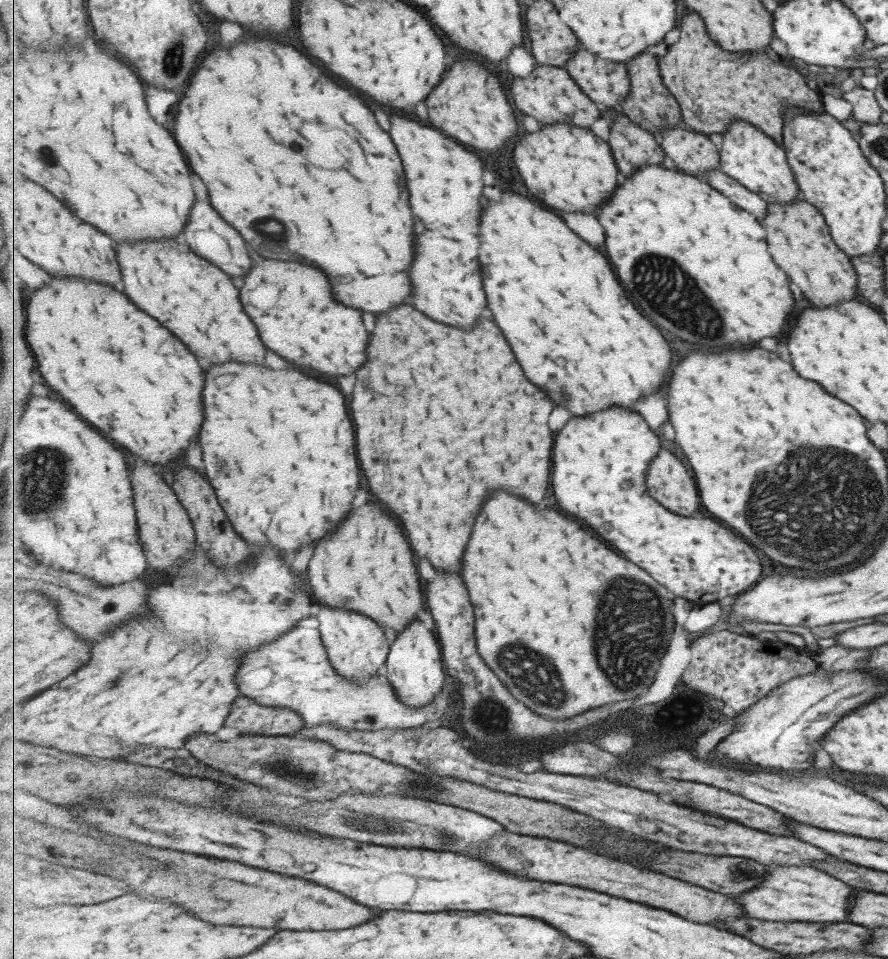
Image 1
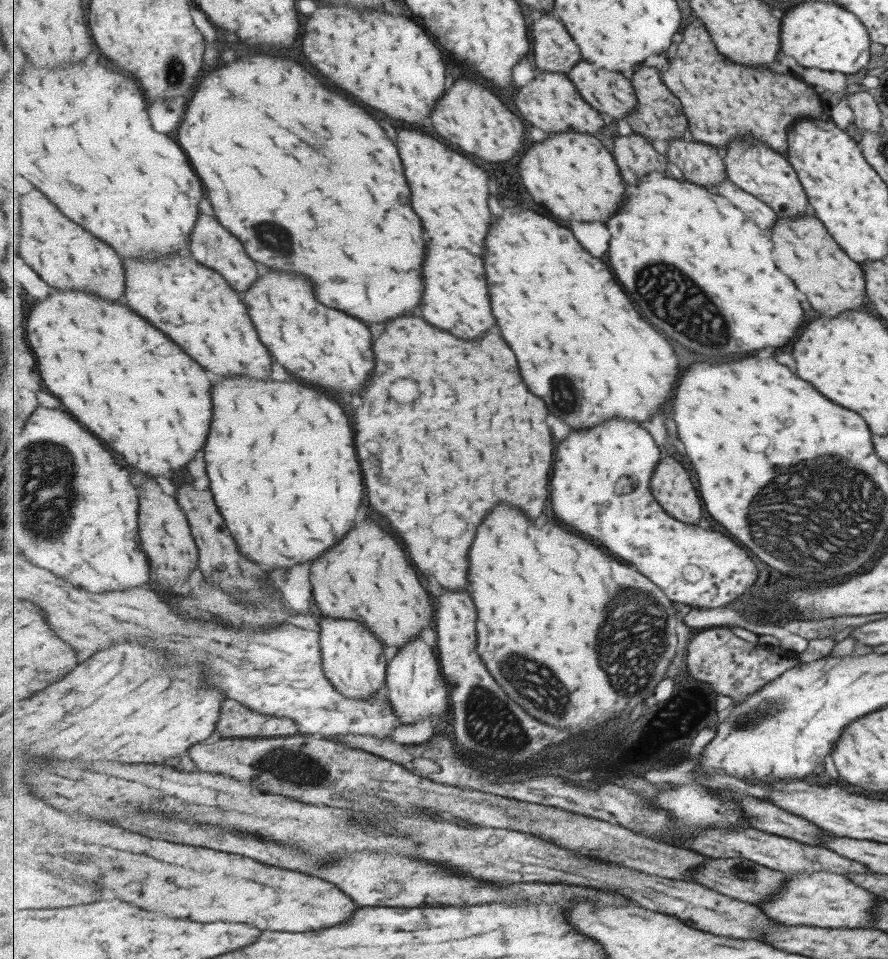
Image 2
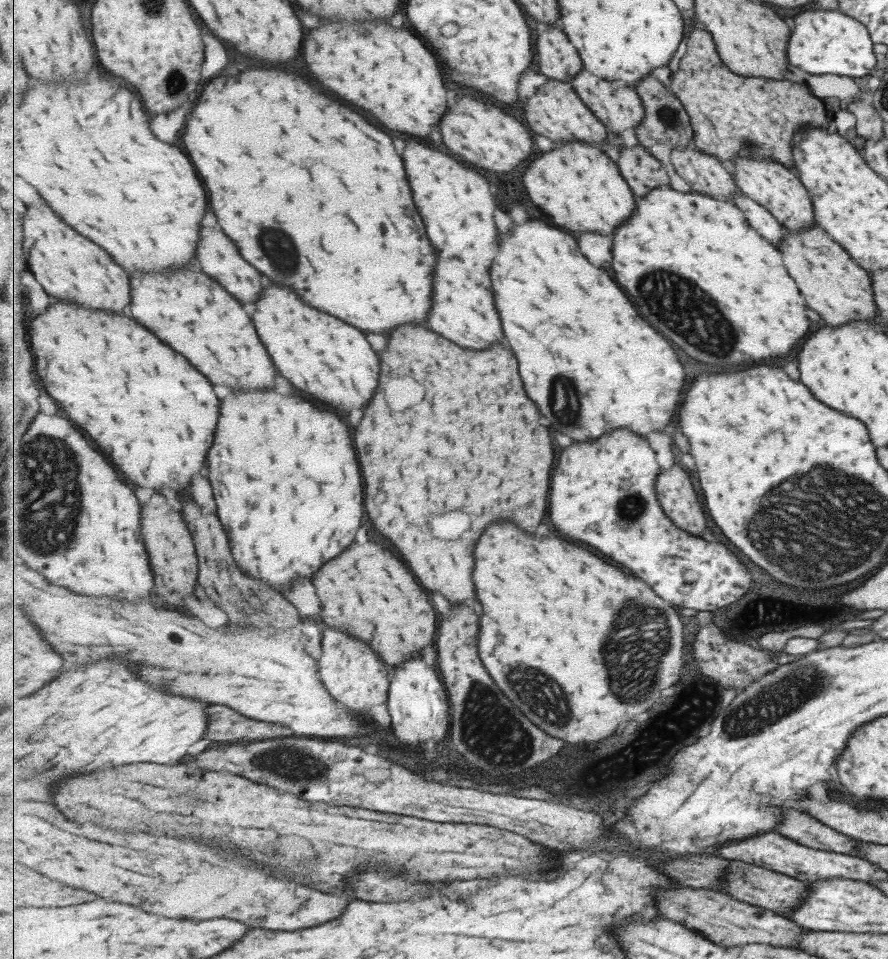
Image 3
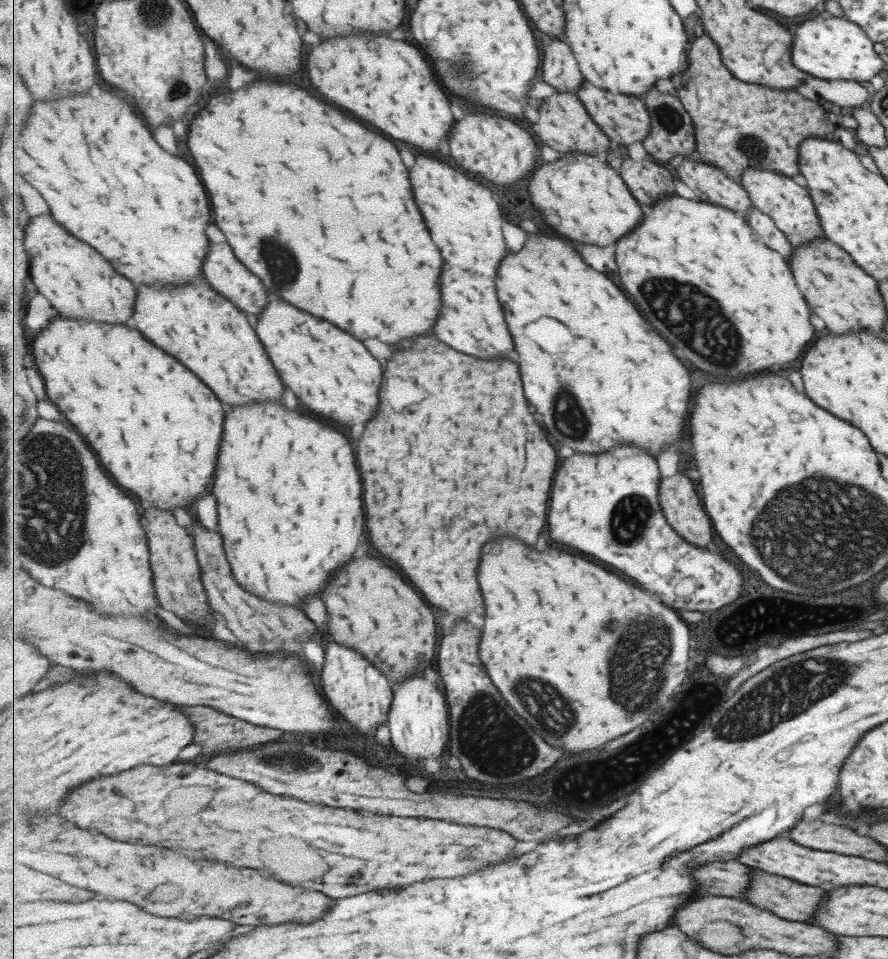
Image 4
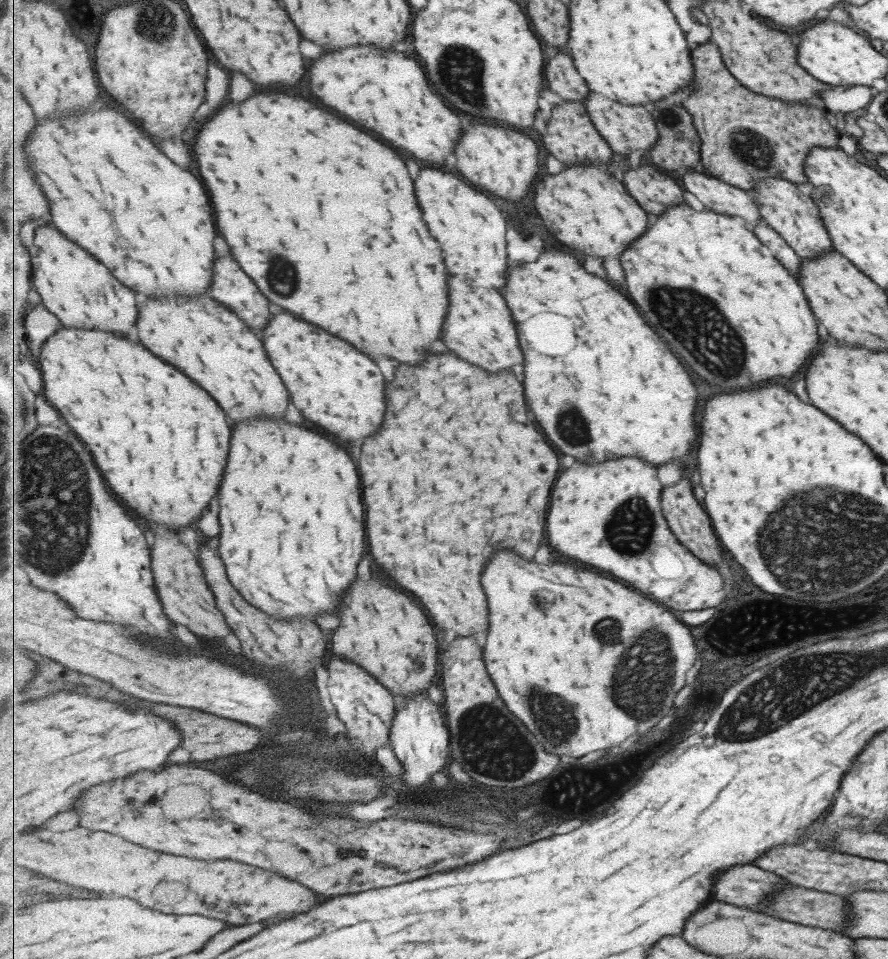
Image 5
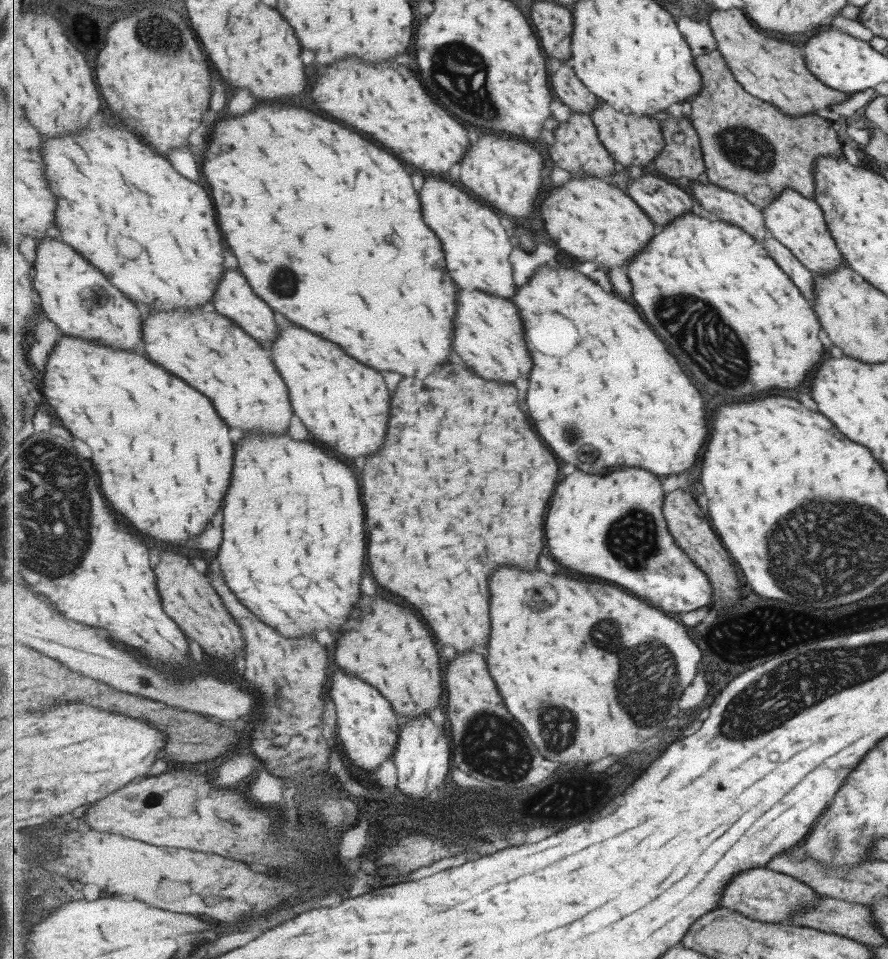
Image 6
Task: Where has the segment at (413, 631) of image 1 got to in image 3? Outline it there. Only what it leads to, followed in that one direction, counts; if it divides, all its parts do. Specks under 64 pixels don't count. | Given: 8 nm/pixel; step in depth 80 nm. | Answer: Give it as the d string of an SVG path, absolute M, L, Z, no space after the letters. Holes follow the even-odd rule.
M420 654L419 658L409 660L401 668L395 666L395 670L391 671L390 698L387 702L394 736L401 744L413 748L422 748L427 741L445 740L452 721L447 690L437 670L427 666L422 656Z

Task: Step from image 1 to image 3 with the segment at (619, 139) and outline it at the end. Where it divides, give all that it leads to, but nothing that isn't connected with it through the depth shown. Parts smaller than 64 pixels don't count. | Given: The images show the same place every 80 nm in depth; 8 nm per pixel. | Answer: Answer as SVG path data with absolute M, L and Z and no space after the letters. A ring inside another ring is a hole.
M641 142L633 149L623 147L617 163L637 198L644 198L660 184L671 184L667 168Z

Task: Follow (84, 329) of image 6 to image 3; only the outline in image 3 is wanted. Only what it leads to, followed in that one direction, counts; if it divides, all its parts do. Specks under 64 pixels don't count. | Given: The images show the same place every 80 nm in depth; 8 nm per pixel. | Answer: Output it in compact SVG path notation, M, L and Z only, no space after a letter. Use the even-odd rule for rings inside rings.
M21 192L15 197L12 195L6 198L10 206L20 206L24 220L24 248L27 254L28 270L41 283L43 288L53 297L59 300L69 300L69 302L77 302L85 308L95 308L95 310L107 310L109 312L123 312L129 304L131 304L131 278L127 272L123 272L123 268L109 256L107 250L103 250L101 246L93 244L91 240L87 240L85 236L81 236L79 232L75 232L69 224L63 222L61 216L54 211L50 205L35 196L33 193Z

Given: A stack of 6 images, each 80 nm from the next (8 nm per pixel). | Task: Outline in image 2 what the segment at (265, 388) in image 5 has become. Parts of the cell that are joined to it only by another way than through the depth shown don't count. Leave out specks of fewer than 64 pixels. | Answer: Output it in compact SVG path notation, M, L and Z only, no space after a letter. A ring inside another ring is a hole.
M191 254L172 255L171 260L161 262L141 262L125 260L127 264L127 302L139 312L139 316L151 320L159 330L173 338L193 360L199 360L203 368L221 374L221 376L251 376L251 378L269 378L273 370L273 360L267 346L259 340L259 334L249 318L247 305L241 302L241 296L222 274L204 264L199 264Z

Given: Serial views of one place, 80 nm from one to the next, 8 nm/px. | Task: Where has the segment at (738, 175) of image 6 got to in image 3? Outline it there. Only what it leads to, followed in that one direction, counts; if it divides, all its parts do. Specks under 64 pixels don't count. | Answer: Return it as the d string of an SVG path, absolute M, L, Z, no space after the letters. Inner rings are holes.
M699 24L696 28L697 30L694 28L688 37L686 52L680 59L678 71L671 75L671 90L682 100L694 128L692 145L698 146L702 152L717 156L728 165L735 162L738 156L771 157L785 168L789 168L794 164L793 139L797 132L805 127L825 128L829 125L823 102L813 96L806 86L787 79L767 80L762 76L739 76L739 73L719 58L711 32L701 30L703 27Z

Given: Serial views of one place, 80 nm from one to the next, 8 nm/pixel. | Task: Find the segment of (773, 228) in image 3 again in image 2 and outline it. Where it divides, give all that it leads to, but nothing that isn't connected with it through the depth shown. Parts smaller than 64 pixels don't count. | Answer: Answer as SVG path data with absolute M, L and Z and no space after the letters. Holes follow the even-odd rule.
M729 178L724 180L722 184L718 184L715 191L727 197L735 206L743 209L743 212L751 217L751 220L754 220L759 228L770 234L772 226L776 223L777 216L768 204L765 204L765 202L759 200L745 189L739 188L739 185Z

